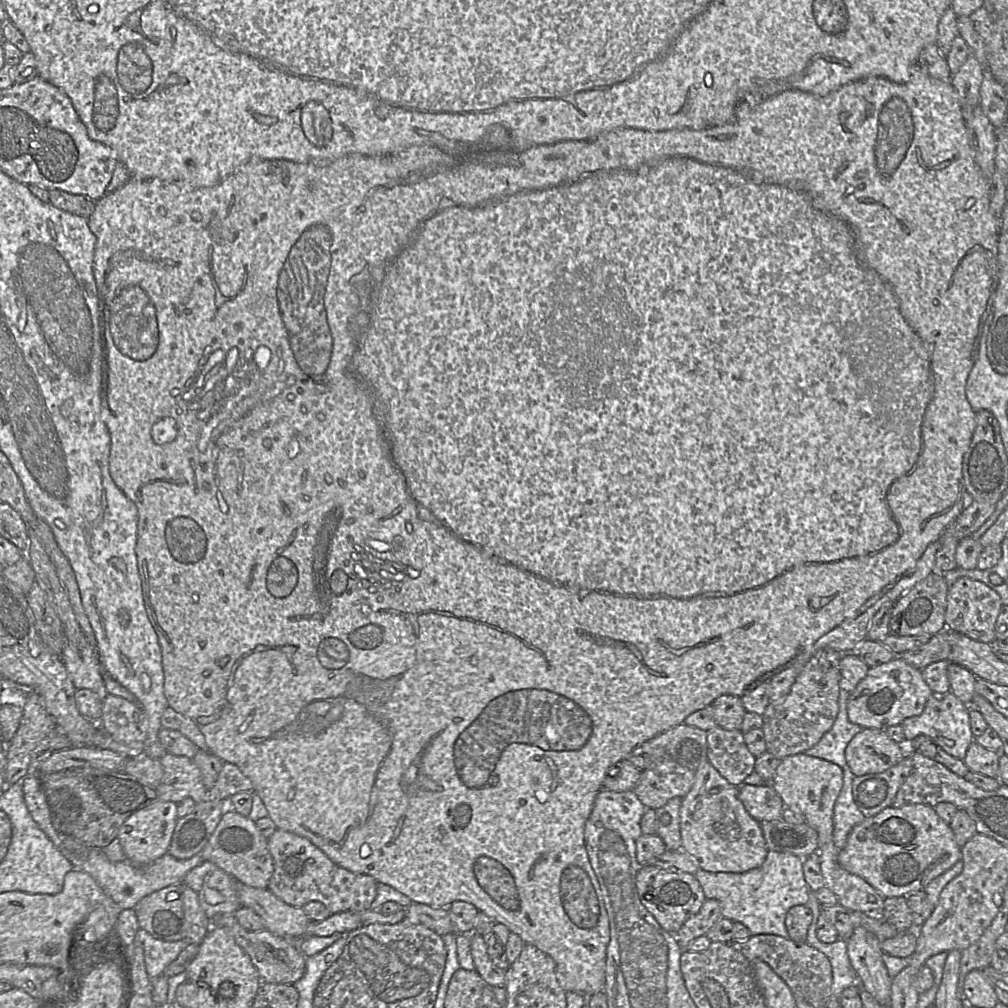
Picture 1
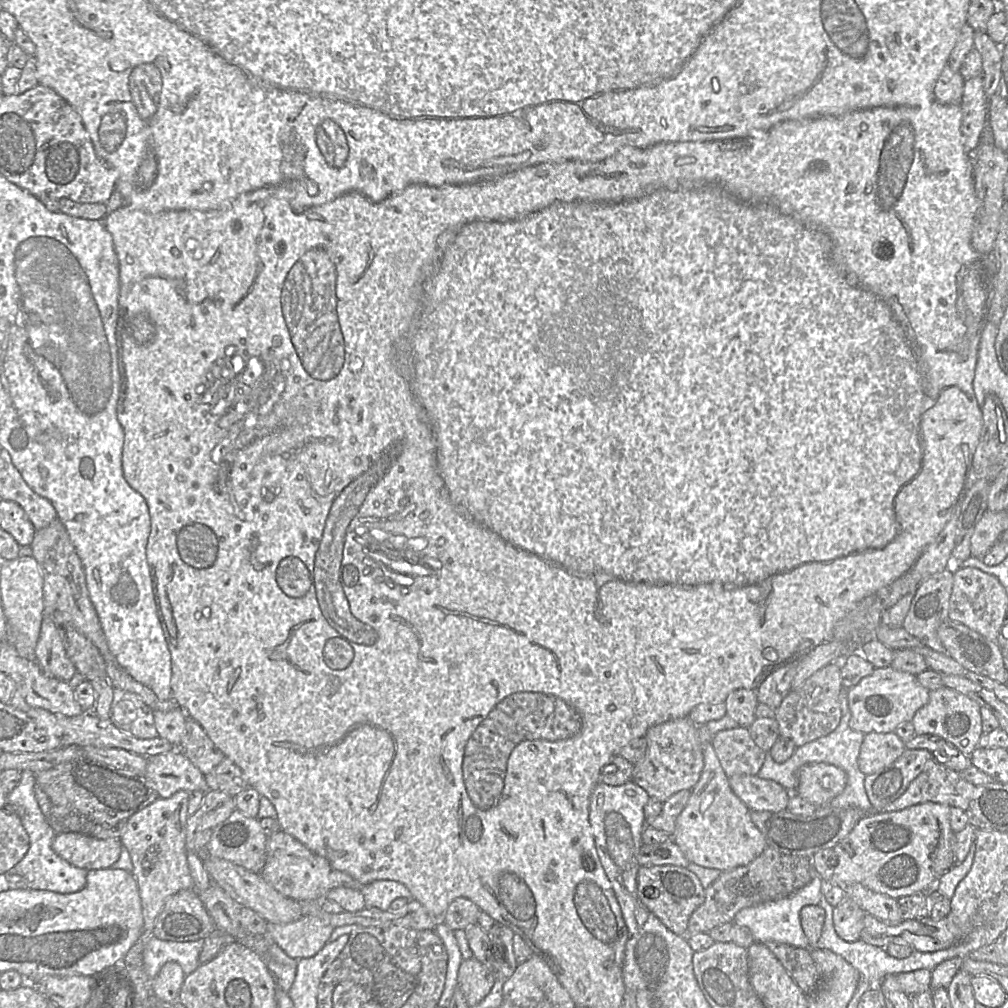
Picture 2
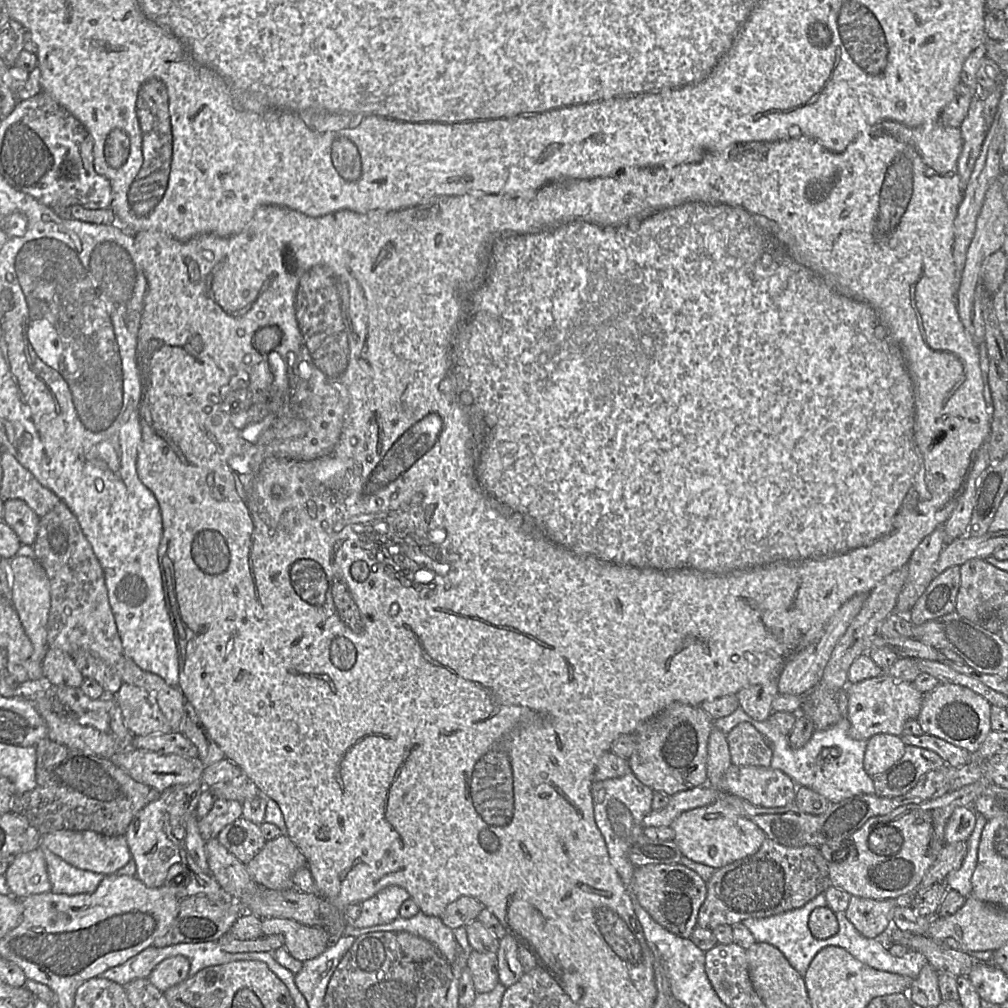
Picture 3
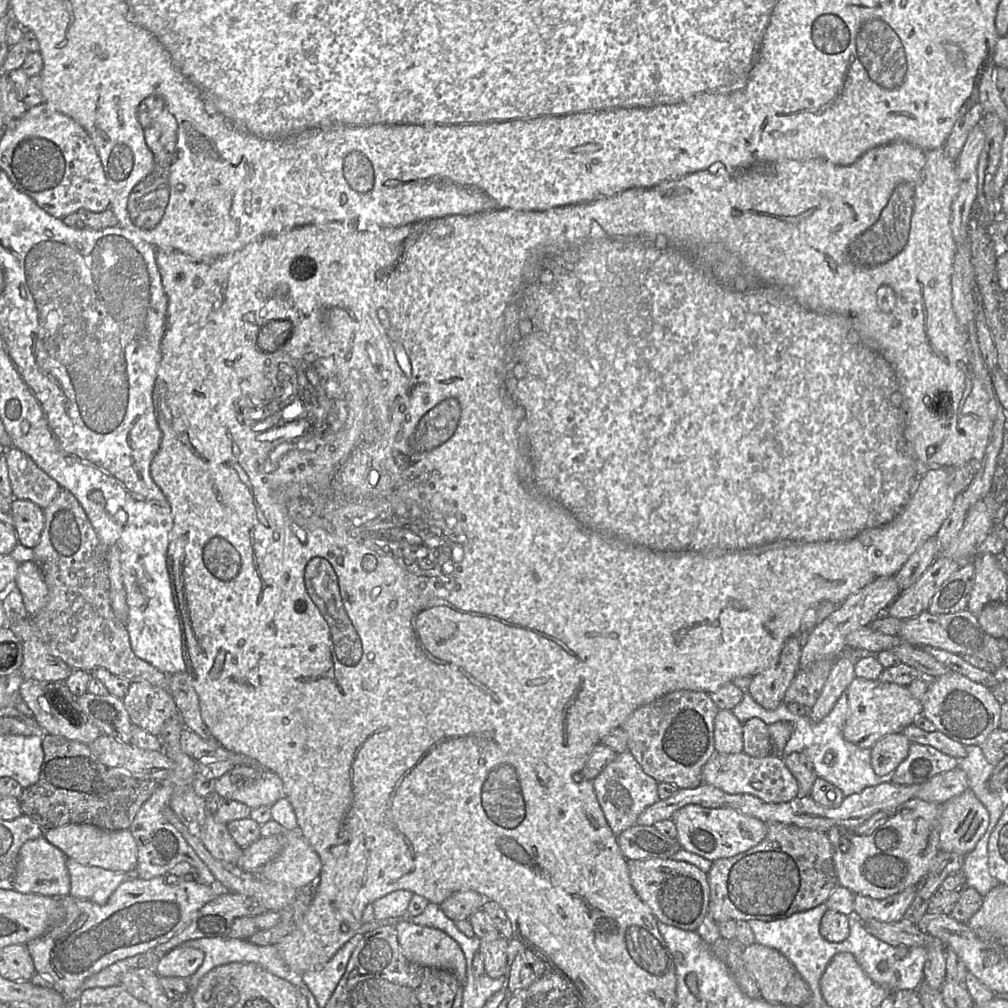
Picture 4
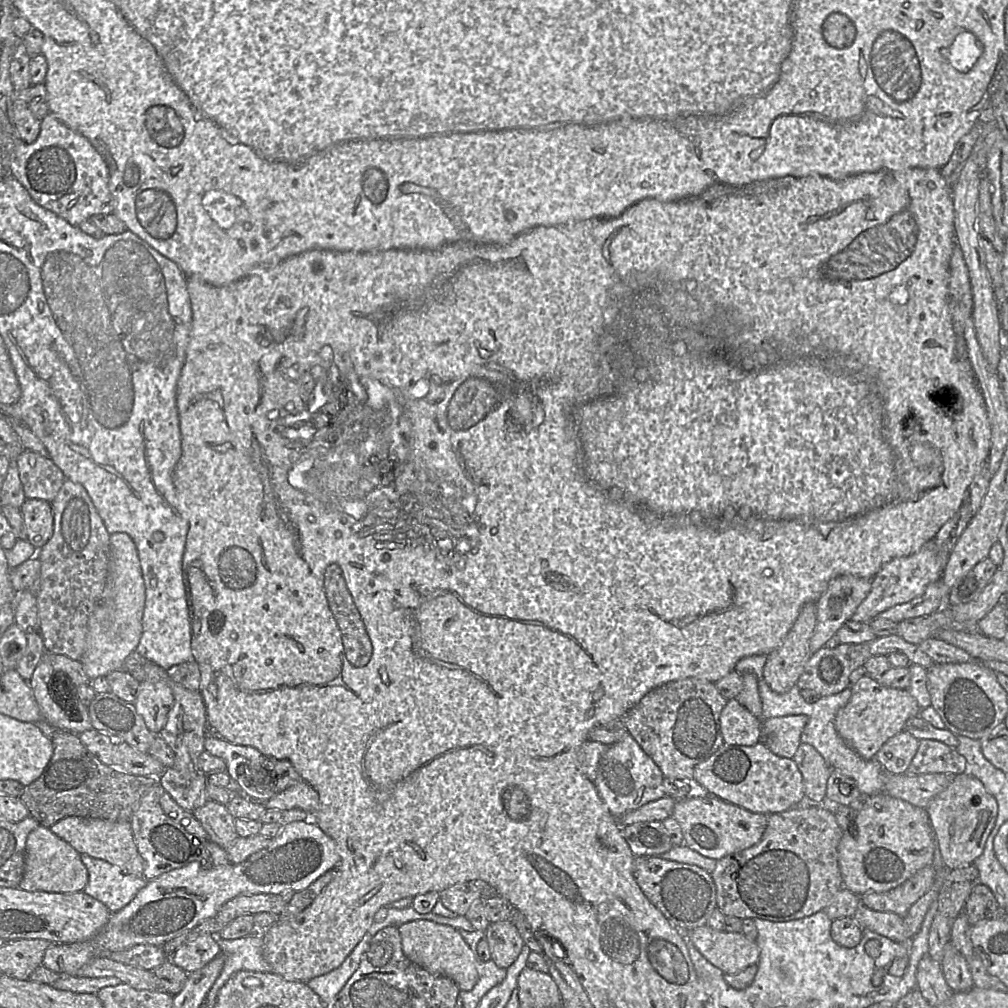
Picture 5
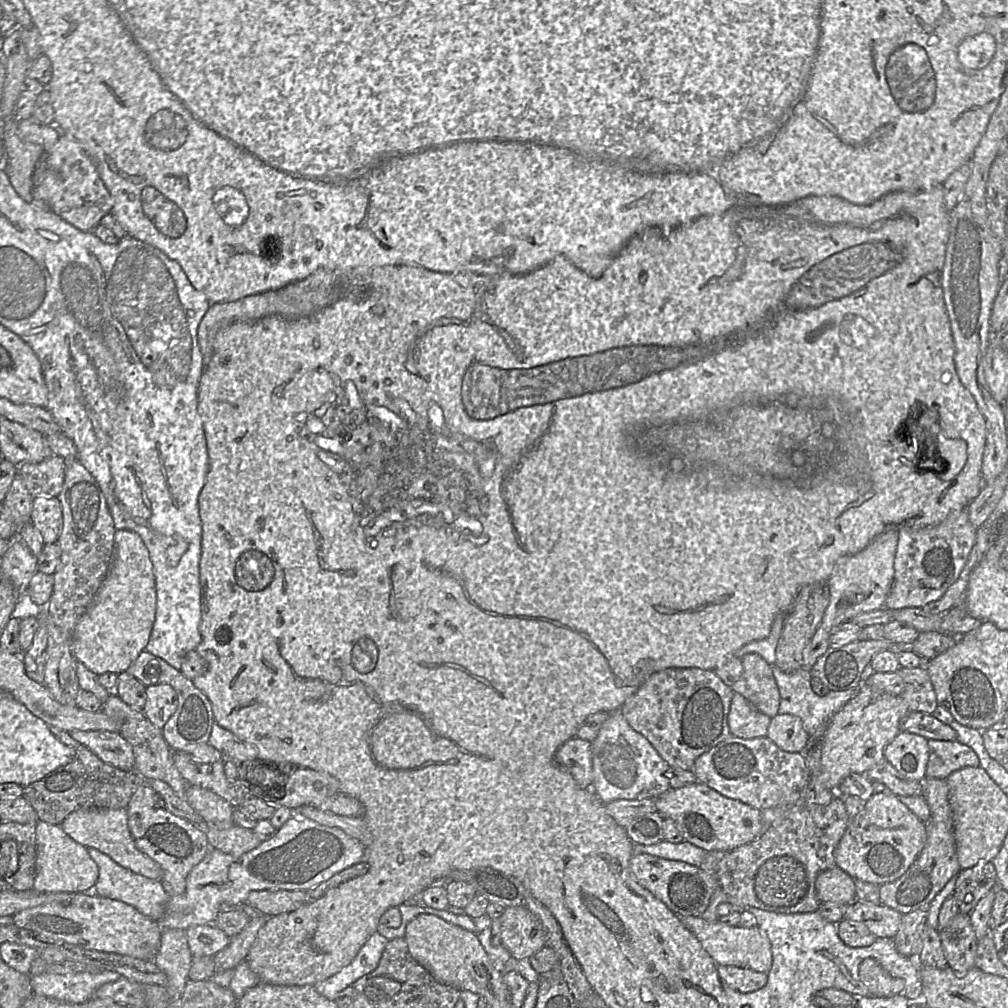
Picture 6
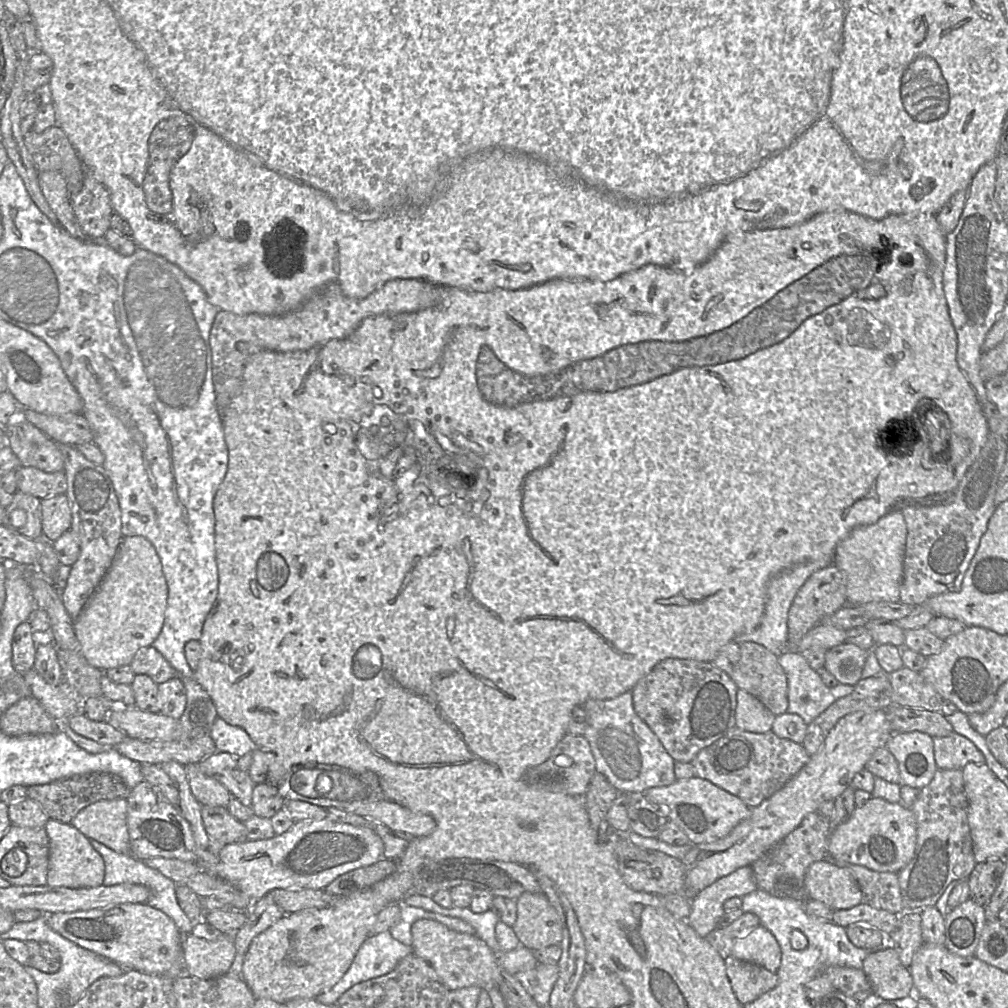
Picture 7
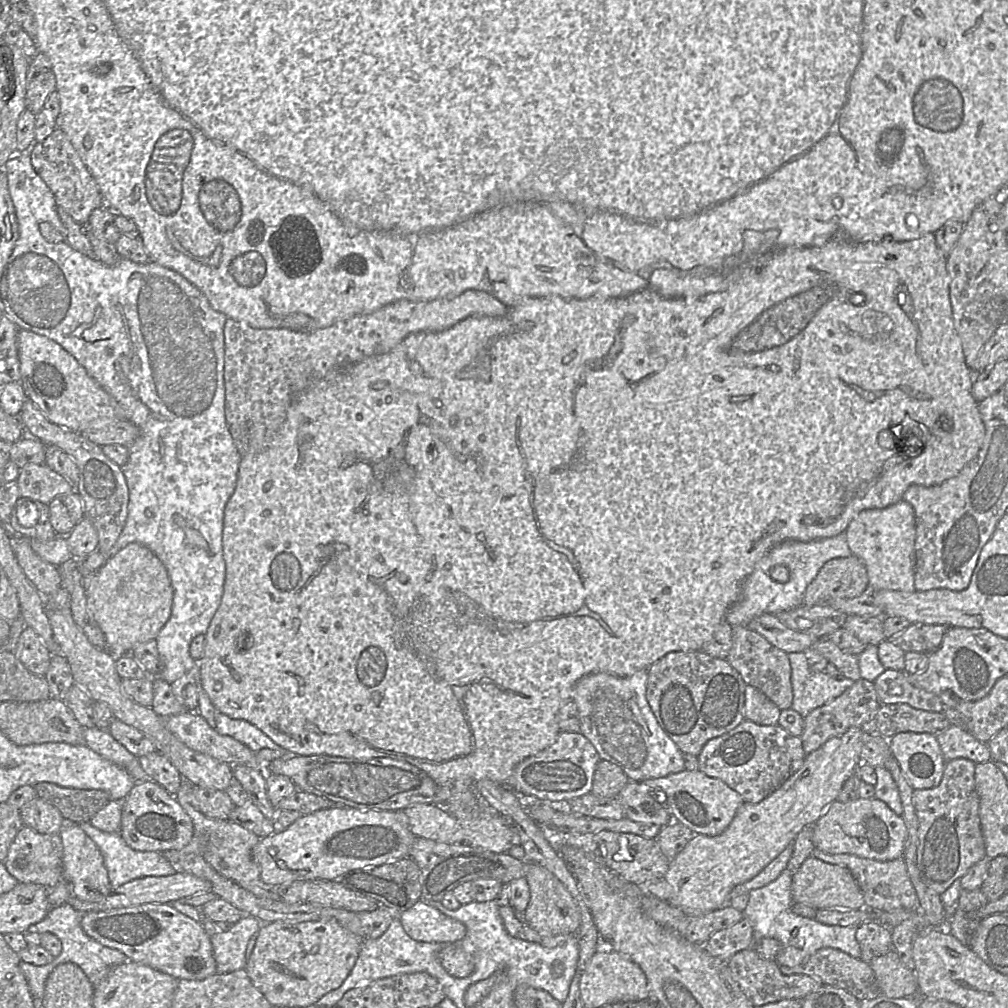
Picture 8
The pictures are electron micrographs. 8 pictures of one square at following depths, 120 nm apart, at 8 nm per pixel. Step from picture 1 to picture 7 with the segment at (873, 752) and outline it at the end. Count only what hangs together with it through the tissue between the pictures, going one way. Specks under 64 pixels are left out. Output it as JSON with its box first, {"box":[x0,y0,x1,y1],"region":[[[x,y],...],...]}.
{"box":[886,731,938,789],"region":[[[919,731],[898,732],[886,747],[897,761],[901,785],[922,789],[931,782],[938,770],[931,736]]]}

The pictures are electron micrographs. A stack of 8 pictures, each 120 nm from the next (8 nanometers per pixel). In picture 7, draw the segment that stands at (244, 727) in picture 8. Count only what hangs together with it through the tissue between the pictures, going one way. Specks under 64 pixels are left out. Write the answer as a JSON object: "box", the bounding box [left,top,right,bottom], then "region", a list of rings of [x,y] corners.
{"box":[210,716,258,757],"region":[[[218,716],[210,729],[210,737],[217,751],[226,752],[235,757],[258,749],[244,729],[230,725]]]}

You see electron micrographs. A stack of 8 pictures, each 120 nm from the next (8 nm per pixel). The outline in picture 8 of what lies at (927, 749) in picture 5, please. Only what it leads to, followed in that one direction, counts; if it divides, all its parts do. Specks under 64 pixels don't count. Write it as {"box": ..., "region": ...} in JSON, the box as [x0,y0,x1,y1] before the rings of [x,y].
{"box":[936,724,992,764],"region":[[[951,724],[936,737],[947,762],[957,758],[965,758],[976,764],[992,760],[987,744],[976,739],[962,727]]]}

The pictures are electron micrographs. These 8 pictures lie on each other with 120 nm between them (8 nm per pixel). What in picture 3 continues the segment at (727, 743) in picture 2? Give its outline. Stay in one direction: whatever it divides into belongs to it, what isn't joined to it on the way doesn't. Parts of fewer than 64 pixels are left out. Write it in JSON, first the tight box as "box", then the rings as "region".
{"box":[727,722,772,767],"region":[[[742,722],[727,734],[731,763],[736,766],[769,767],[772,749],[750,723]]]}

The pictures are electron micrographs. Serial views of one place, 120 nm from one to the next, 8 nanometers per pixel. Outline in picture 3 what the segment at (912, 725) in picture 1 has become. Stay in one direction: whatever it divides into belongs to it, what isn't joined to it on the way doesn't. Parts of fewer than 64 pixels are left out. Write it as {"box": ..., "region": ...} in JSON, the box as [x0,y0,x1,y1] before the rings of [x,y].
{"box":[917,683,991,754],"region":[[[939,683],[924,695],[917,721],[925,734],[946,740],[971,754],[978,754],[980,746],[991,731],[991,707],[985,698],[967,687]]]}

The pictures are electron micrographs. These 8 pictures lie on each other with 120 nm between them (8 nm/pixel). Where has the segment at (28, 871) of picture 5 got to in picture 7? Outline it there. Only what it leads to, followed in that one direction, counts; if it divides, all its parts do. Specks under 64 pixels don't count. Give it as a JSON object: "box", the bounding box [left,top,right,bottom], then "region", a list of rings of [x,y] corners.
{"box":[44,820,105,888],"region":[[[49,820],[44,827],[50,843],[47,885],[51,887],[90,888],[103,884],[105,863],[91,841],[70,823]]]}

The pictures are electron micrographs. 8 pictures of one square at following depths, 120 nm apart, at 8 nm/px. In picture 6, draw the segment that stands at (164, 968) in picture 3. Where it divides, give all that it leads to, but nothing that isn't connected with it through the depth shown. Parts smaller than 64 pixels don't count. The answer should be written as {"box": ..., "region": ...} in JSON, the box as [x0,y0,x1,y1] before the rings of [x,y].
{"box":[185,924,230,958],"region":[[[214,924],[194,925],[185,931],[193,958],[214,956],[230,942],[230,938]]]}

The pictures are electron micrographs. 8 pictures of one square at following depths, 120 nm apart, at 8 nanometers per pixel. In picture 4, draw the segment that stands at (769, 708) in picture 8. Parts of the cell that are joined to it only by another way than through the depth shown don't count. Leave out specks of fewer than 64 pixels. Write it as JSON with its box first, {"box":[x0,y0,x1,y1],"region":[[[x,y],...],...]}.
{"box":[714,710,743,754],"region":[[[719,710],[714,721],[715,752],[735,754],[743,751],[743,723],[731,710]]]}

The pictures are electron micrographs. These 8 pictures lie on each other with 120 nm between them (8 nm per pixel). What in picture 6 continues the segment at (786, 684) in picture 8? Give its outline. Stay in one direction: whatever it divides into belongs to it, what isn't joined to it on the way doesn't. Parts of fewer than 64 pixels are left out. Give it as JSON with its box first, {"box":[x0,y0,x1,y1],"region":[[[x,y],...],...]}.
{"box":[731,653,780,718],"region":[[[756,653],[744,655],[742,666],[743,672],[740,679],[731,686],[734,693],[742,695],[753,707],[770,718],[779,714],[780,693],[772,666]]]}

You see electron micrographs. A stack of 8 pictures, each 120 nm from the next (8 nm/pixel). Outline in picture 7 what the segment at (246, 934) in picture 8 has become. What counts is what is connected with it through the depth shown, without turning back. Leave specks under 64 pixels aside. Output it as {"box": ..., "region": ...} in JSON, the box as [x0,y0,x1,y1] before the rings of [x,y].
{"box":[183,934,237,979],"region":[[[192,934],[183,936],[184,972],[200,979],[228,973],[237,954],[232,935],[208,941]]]}

